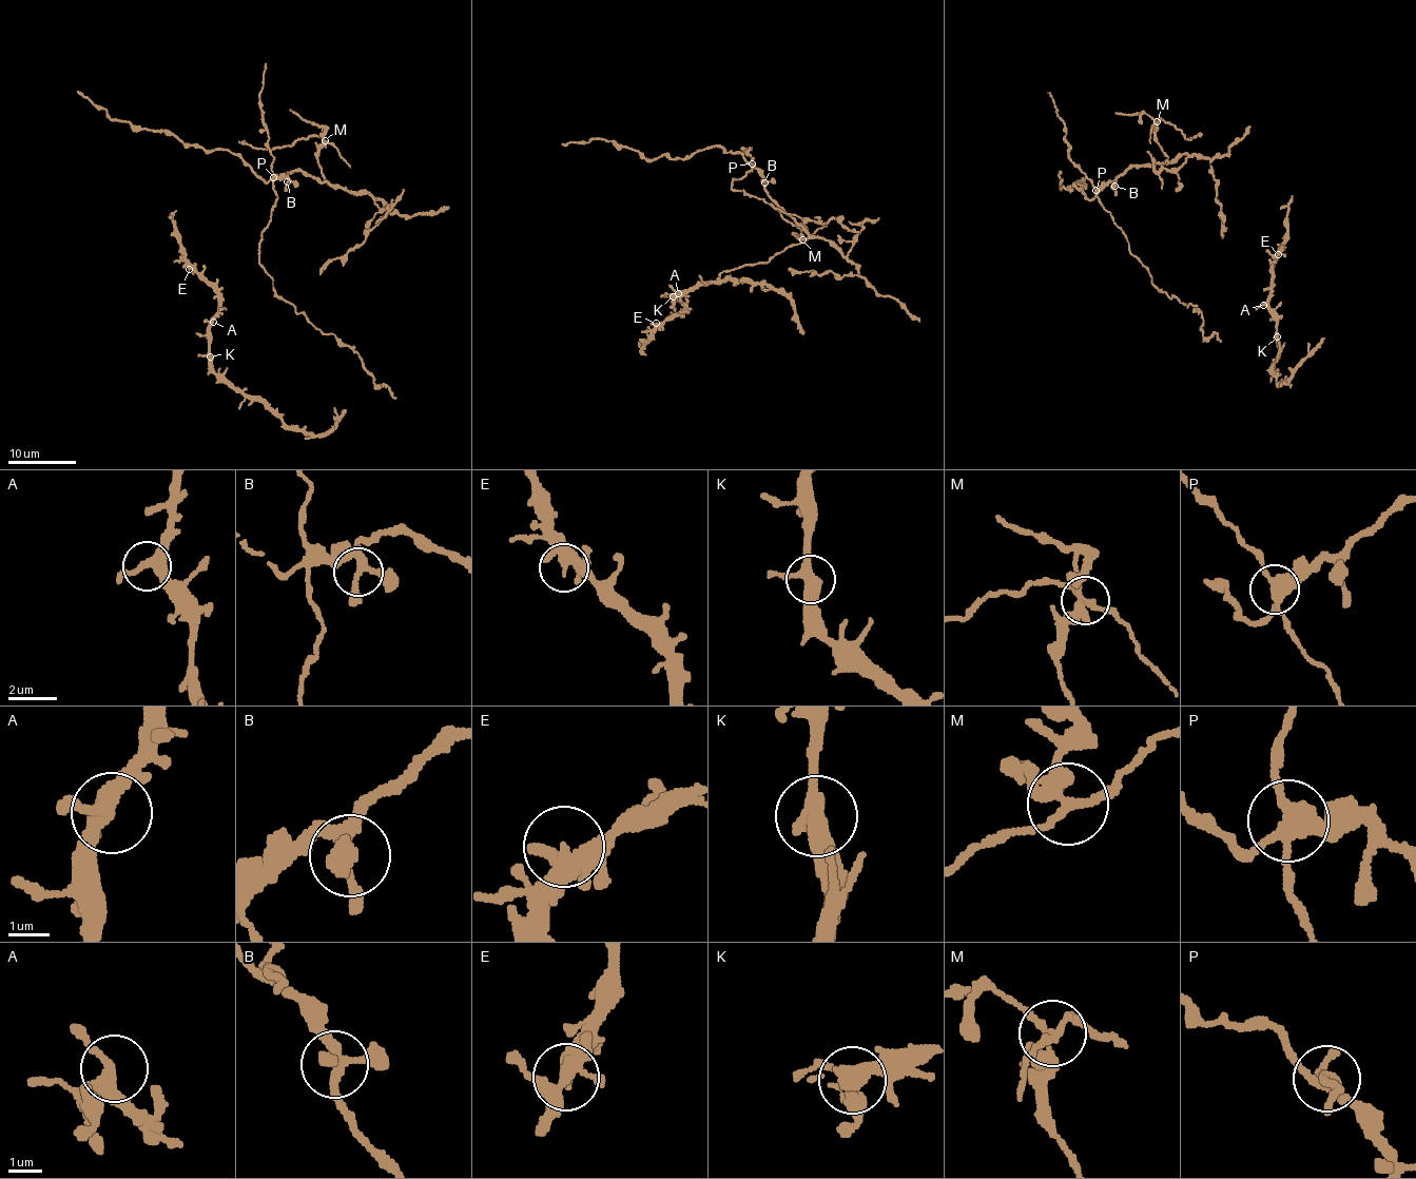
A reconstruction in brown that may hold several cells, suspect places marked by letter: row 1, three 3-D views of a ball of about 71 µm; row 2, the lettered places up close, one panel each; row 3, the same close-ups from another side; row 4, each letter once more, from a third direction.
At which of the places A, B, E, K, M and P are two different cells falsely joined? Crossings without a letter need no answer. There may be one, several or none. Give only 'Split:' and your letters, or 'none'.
Split: M, P

